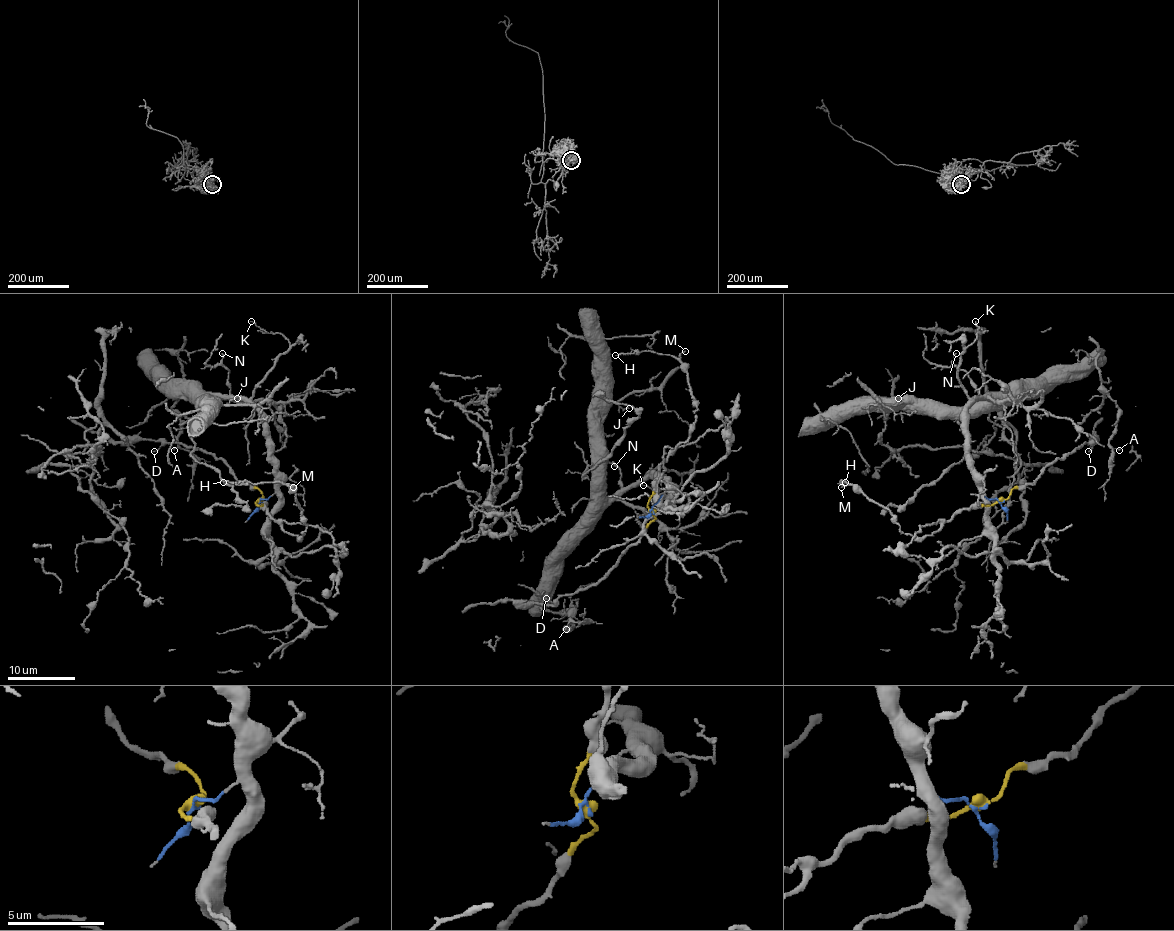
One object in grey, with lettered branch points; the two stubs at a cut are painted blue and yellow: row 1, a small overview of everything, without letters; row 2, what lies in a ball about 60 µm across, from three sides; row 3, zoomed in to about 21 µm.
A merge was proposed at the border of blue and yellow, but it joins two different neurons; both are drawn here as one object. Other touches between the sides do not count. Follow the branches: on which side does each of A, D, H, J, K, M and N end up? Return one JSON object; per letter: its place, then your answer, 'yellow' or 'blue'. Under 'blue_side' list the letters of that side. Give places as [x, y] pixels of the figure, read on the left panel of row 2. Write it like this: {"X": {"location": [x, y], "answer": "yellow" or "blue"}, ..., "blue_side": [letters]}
{"A": {"location": [174, 450], "answer": "blue"}, "D": {"location": [154, 451], "answer": "yellow"}, "H": {"location": [223, 482], "answer": "yellow"}, "J": {"location": [237, 398], "answer": "blue"}, "K": {"location": [251, 321], "answer": "blue"}, "M": {"location": [293, 487], "answer": "yellow"}, "N": {"location": [222, 353], "answer": "blue"}, "blue_side": ["A", "J", "K", "N"]}

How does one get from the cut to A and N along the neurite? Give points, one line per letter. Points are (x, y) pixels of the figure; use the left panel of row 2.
A: (261, 502), (274, 492), (266, 420), (242, 400), (189, 395), (152, 349), (170, 349), (182, 368), (173, 450)
N: (261, 502), (274, 492), (269, 432), (266, 420), (231, 393), (222, 353)

